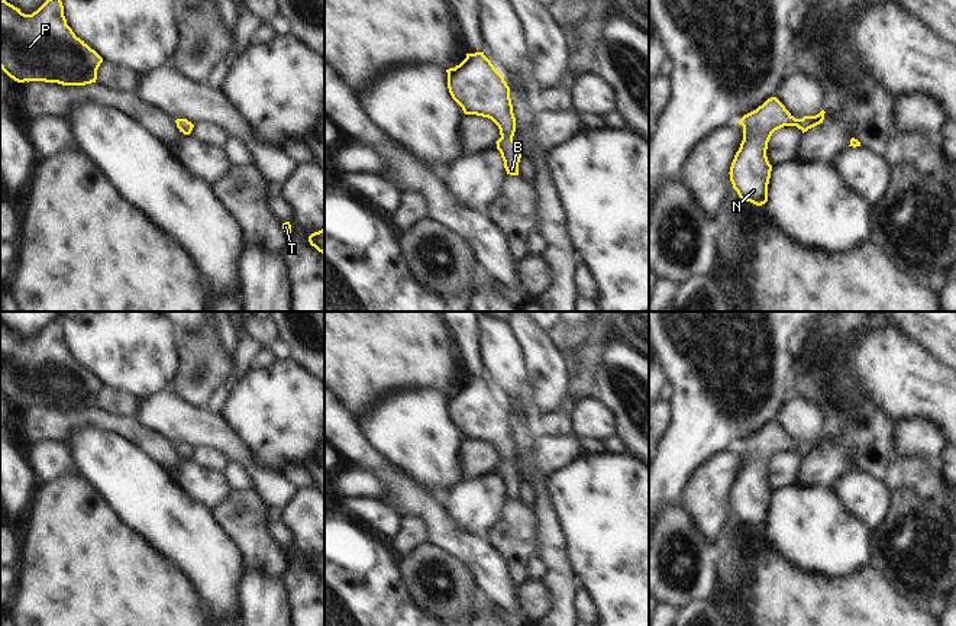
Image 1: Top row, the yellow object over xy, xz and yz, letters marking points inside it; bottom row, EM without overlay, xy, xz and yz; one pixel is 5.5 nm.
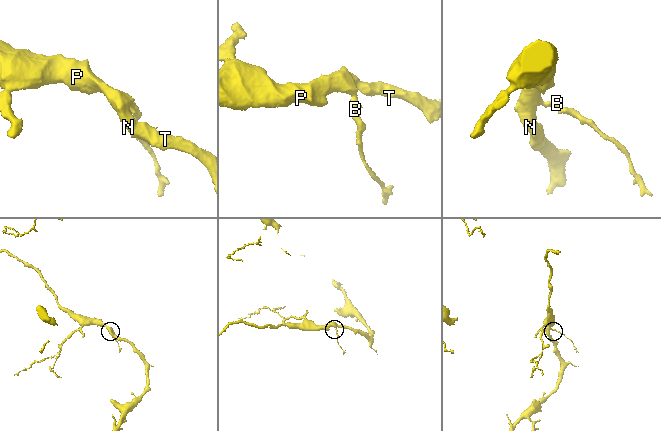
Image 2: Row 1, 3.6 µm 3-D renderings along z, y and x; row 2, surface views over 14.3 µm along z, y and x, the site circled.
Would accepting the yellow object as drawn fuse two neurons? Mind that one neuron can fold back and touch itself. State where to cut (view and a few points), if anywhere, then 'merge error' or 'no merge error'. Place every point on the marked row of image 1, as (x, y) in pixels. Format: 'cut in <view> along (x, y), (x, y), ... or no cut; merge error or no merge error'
no cut; no merge error

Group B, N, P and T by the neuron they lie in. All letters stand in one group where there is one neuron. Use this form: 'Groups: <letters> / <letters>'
Groups: B N P T.

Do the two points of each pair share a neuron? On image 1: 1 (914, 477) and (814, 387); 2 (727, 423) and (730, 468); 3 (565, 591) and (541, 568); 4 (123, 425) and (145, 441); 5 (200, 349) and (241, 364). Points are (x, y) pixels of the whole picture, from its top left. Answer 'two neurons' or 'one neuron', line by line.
1: one neuron
2: two neurons
3: two neurons
4: one neuron
5: two neurons

